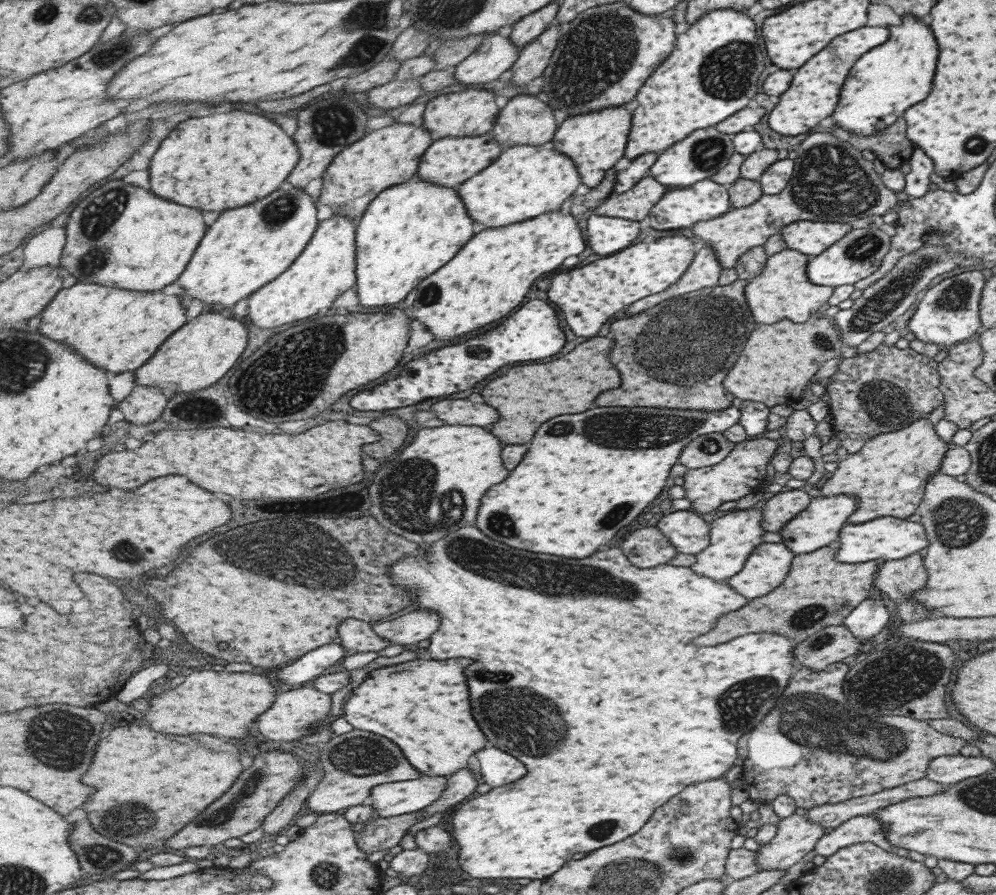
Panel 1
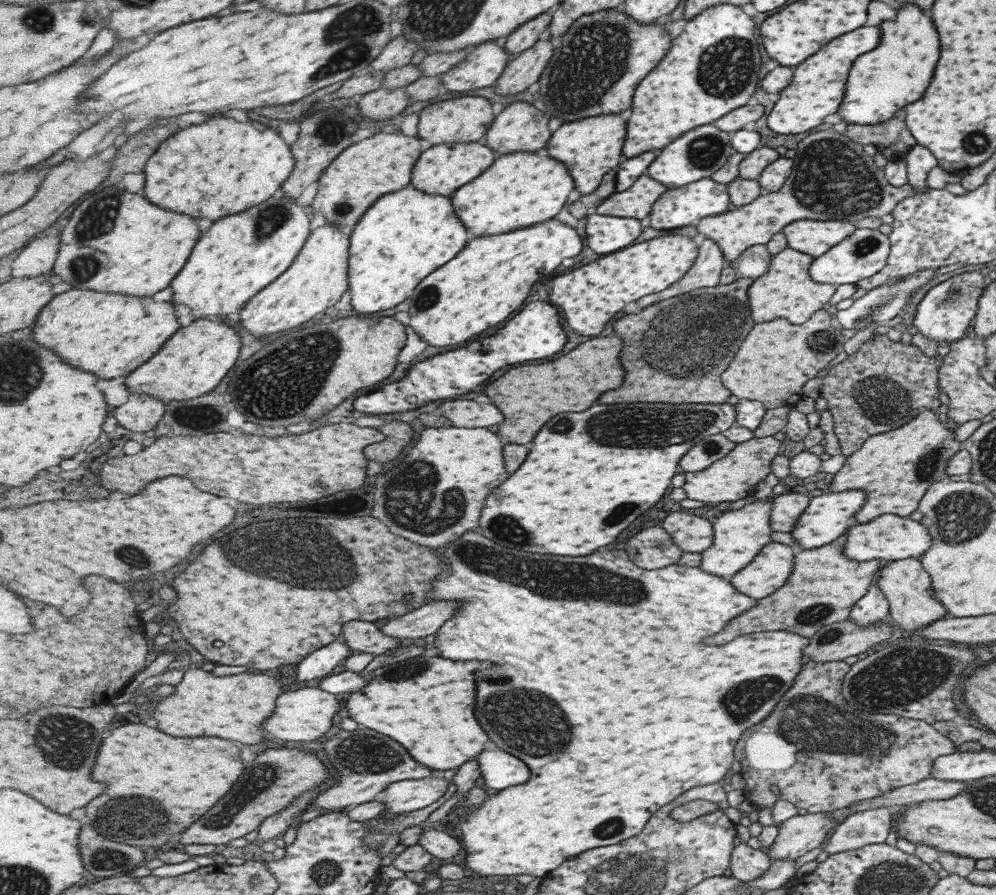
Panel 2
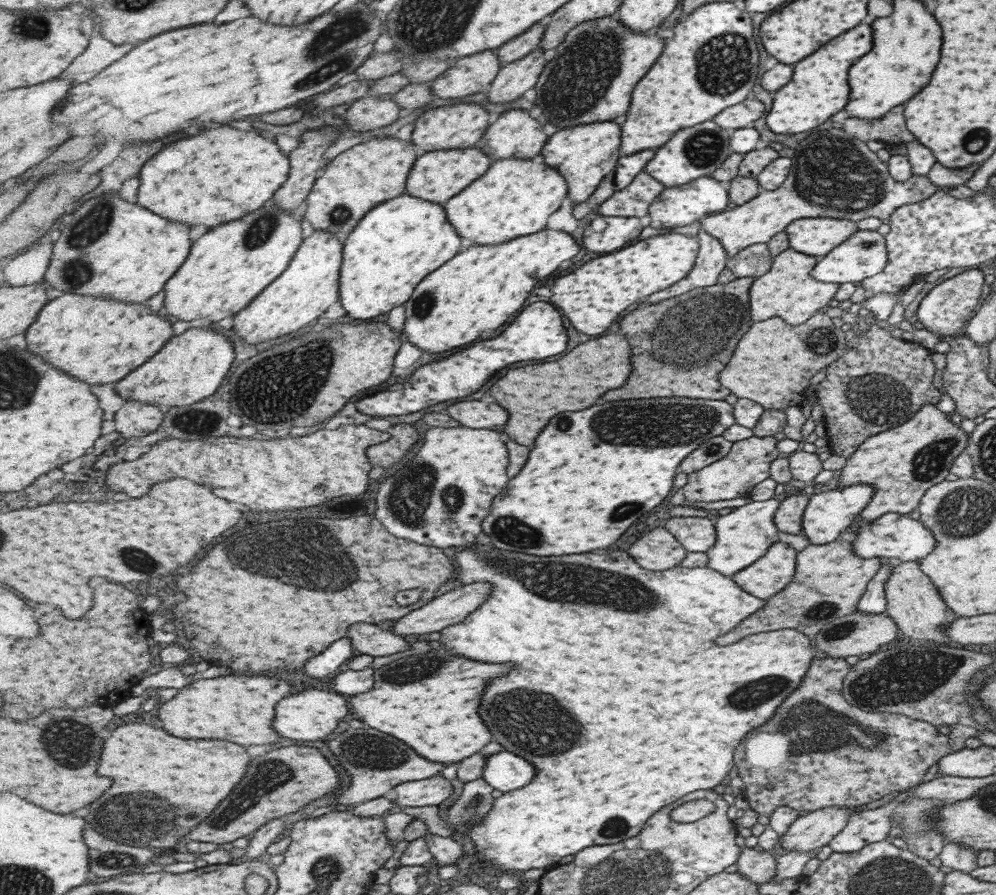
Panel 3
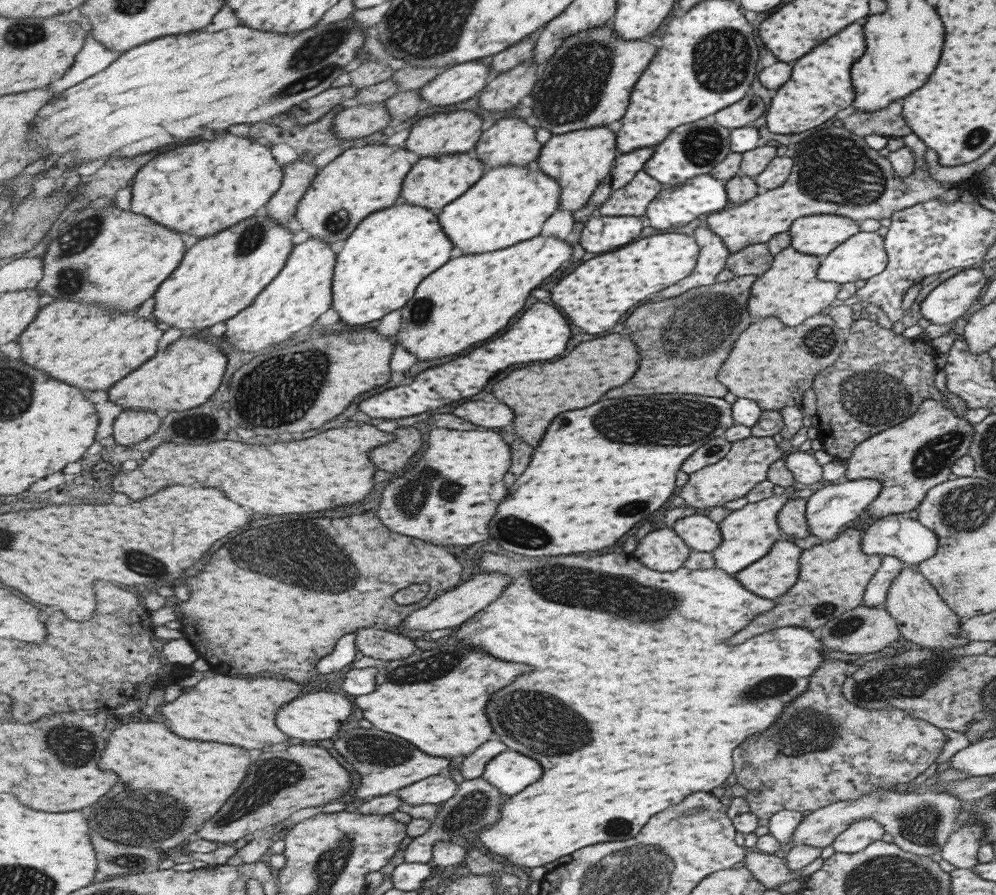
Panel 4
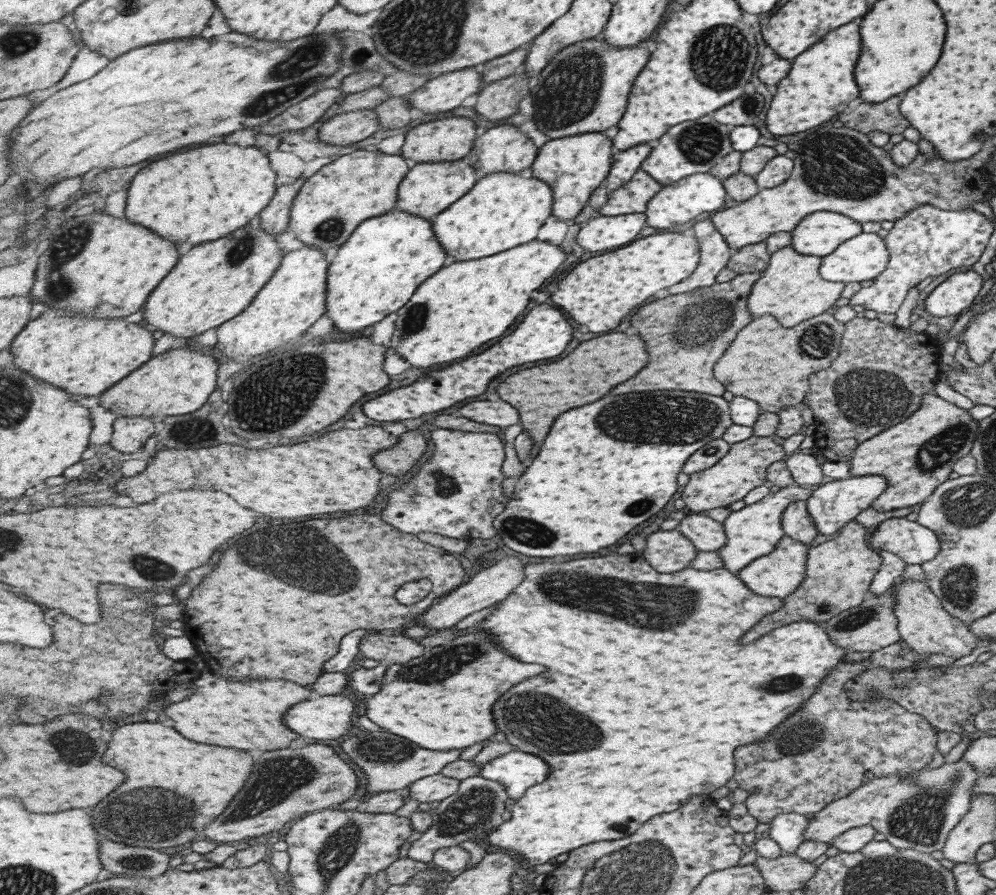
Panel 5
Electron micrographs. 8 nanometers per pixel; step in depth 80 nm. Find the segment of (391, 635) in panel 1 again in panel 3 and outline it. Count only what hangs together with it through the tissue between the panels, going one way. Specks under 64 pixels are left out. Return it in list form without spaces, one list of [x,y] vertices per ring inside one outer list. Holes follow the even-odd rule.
[[[471,583],[464,587],[451,589],[423,606],[423,608],[417,608],[400,620],[388,624],[387,627],[394,633],[412,640],[413,634],[417,635],[417,639],[420,639],[425,638],[431,632],[441,633],[445,628],[463,622],[469,615],[477,611],[477,608],[480,608],[483,602],[487,602],[491,592],[493,592],[493,584],[489,583]]]

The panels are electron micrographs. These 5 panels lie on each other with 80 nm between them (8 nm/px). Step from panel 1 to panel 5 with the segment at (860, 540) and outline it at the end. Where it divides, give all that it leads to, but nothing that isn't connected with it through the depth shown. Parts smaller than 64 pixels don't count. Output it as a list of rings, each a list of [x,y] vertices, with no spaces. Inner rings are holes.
[[[891,517],[869,530],[867,544],[874,551],[883,549],[898,556],[907,565],[931,560],[940,547],[935,534],[905,517]]]

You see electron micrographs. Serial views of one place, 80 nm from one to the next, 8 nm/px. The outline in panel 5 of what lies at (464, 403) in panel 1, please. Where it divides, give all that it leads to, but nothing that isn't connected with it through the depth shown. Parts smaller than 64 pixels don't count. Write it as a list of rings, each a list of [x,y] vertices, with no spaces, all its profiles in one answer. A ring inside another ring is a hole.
[[[483,400],[483,402],[473,402],[461,408],[461,416],[473,418],[475,422],[485,422],[491,426],[513,426],[519,424],[519,410],[511,406],[505,400]]]

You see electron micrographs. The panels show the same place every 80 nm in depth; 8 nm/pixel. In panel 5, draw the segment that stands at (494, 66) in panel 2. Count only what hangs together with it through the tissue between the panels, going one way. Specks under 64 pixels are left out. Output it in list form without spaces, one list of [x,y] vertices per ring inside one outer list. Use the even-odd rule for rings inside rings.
[[[470,66],[431,79],[407,97],[412,108],[439,114],[459,108],[465,98],[479,94],[484,86],[481,67]]]

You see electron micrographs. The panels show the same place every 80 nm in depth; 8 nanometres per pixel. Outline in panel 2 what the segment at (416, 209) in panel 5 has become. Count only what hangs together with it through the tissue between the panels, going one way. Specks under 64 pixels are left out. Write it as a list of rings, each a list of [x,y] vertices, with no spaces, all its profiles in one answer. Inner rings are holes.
[[[486,137],[477,142],[446,142],[425,149],[412,172],[412,185],[427,194],[452,196],[455,192],[484,174],[500,155],[488,147]]]

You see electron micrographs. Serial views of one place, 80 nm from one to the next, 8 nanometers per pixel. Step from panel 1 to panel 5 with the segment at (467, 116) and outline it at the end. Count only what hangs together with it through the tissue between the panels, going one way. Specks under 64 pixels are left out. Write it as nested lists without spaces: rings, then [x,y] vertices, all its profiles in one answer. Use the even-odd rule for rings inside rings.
[[[452,116],[412,128],[407,132],[402,153],[412,165],[425,162],[455,162],[470,158],[470,152],[477,139],[477,128],[469,118]]]

